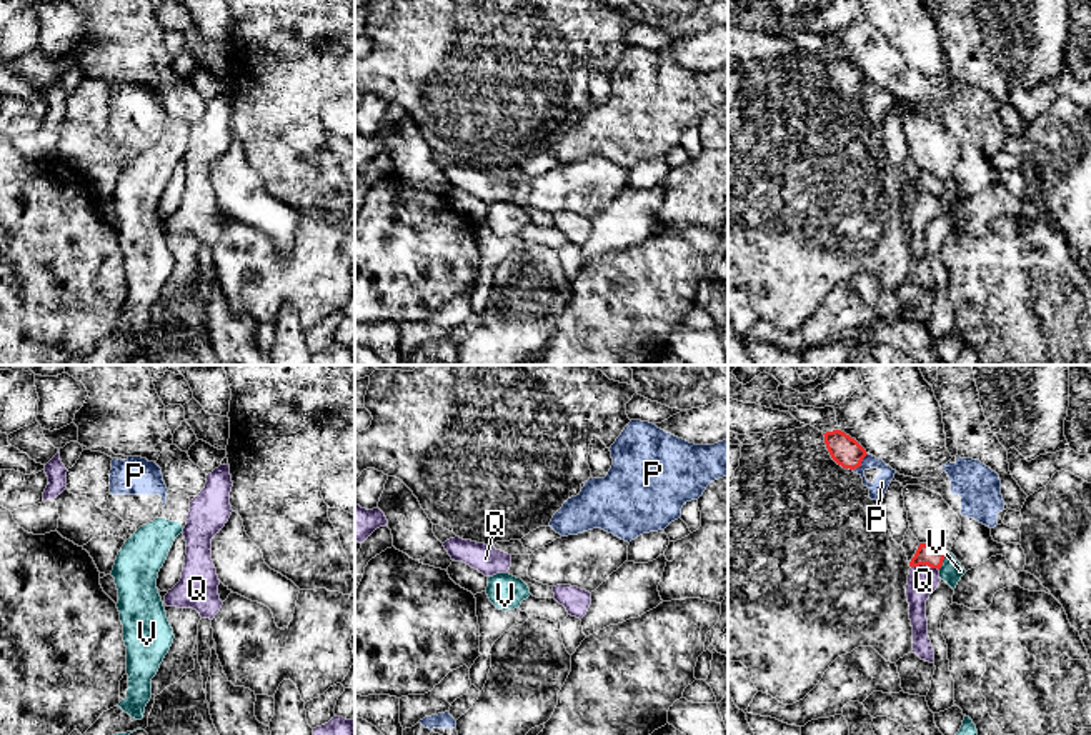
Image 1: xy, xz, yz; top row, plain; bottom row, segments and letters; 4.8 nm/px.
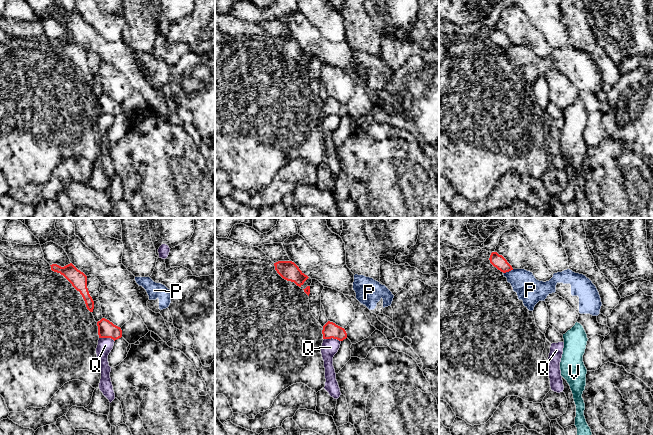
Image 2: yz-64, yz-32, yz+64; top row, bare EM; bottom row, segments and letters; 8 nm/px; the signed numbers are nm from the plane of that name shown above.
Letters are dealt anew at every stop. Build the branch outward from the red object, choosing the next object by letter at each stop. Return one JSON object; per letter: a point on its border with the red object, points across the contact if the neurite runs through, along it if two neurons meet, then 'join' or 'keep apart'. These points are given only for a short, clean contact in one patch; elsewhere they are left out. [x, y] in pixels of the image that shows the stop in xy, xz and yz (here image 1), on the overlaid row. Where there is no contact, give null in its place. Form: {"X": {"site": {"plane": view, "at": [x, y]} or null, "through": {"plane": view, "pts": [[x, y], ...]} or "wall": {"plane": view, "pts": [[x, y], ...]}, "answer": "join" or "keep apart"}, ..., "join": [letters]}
{"P": {"site": {"plane": "yz", "at": [861, 460]}, "answer": "keep apart"}, "Q": {"site": {"plane": "yz", "at": [925, 564]}, "wall": {"plane": "yz", "pts": [[911, 565], [930, 565], [938, 570]]}, "answer": "keep apart"}, "V": {"site": {"plane": "yz", "at": [941, 562]}, "wall": {"plane": "yz", "pts": [[945, 554], [943, 564], [938, 569]]}, "answer": "keep apart"}, "join": []}

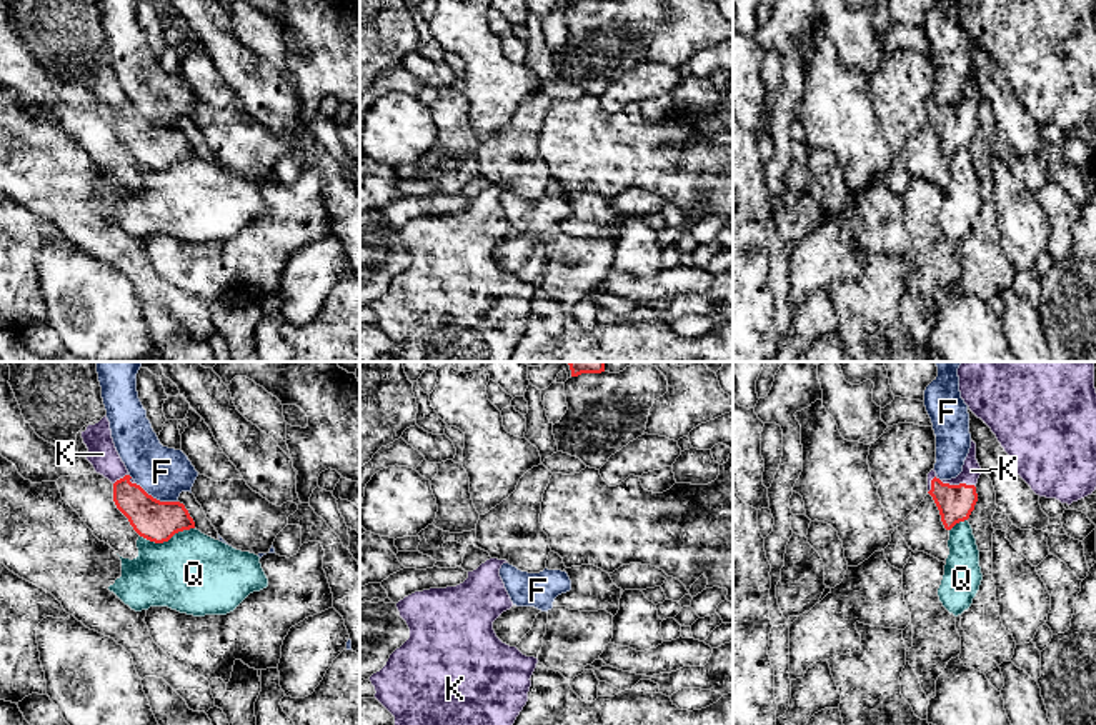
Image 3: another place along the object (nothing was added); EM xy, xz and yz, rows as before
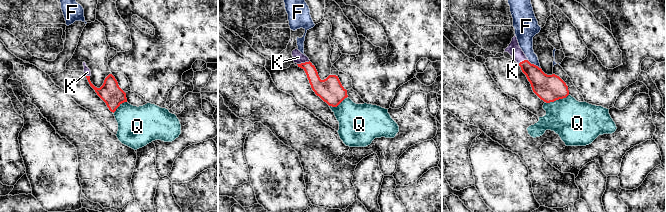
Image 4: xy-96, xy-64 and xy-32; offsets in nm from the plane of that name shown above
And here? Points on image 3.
{"F": {"site": {"plane": "xy", "at": [155, 499]}, "wall": {"plane": "xy", "pts": [[135, 482], [160, 500], [177, 502]]}, "answer": "keep apart"}, "K": {"site": {"plane": "yz", "at": [960, 484]}, "through": {"plane": "yz", "pts": [[955, 502], [960, 494], [960, 484], [971, 470]]}, "answer": "join"}, "Q": {"site": {"plane": "xy", "at": [167, 540]}, "answer": "keep apart"}, "join": ["K"]}

